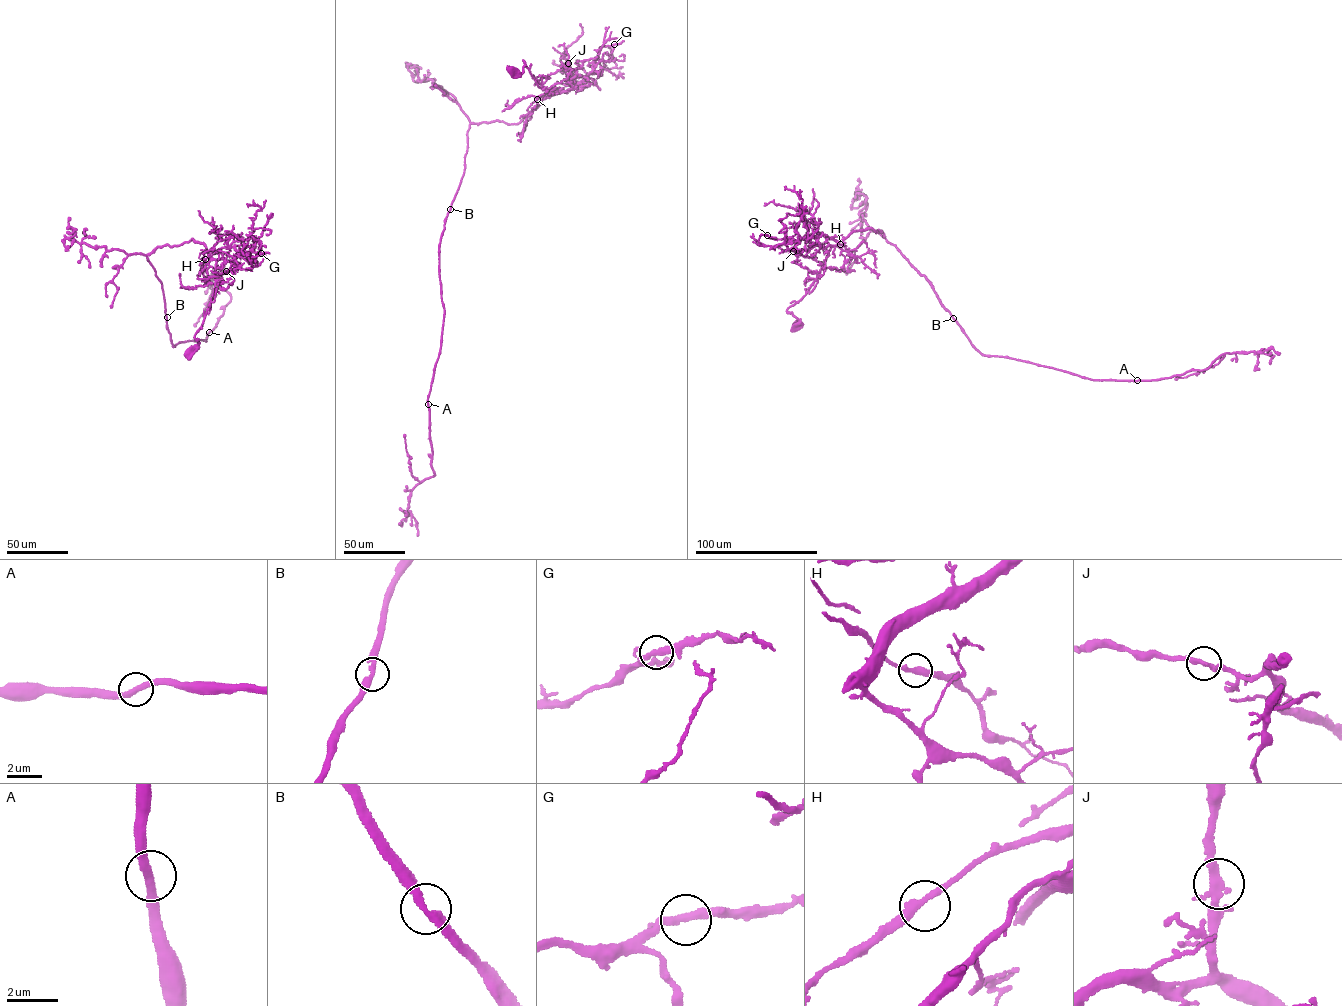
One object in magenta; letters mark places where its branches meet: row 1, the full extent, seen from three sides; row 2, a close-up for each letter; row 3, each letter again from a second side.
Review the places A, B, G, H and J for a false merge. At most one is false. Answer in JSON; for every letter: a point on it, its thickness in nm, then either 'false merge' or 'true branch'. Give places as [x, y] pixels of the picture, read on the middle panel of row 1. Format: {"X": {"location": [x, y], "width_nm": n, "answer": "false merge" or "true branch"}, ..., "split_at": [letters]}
{"A": {"location": [428, 404], "width_nm": 320, "answer": "true branch"}, "B": {"location": [450, 209], "width_nm": 320, "answer": "true branch"}, "G": {"location": [614, 44], "width_nm": 320, "answer": "true branch"}, "H": {"location": [537, 99], "width_nm": 320, "answer": "true branch"}, "J": {"location": [568, 63], "width_nm": 320, "answer": "true branch"}, "split_at": []}

